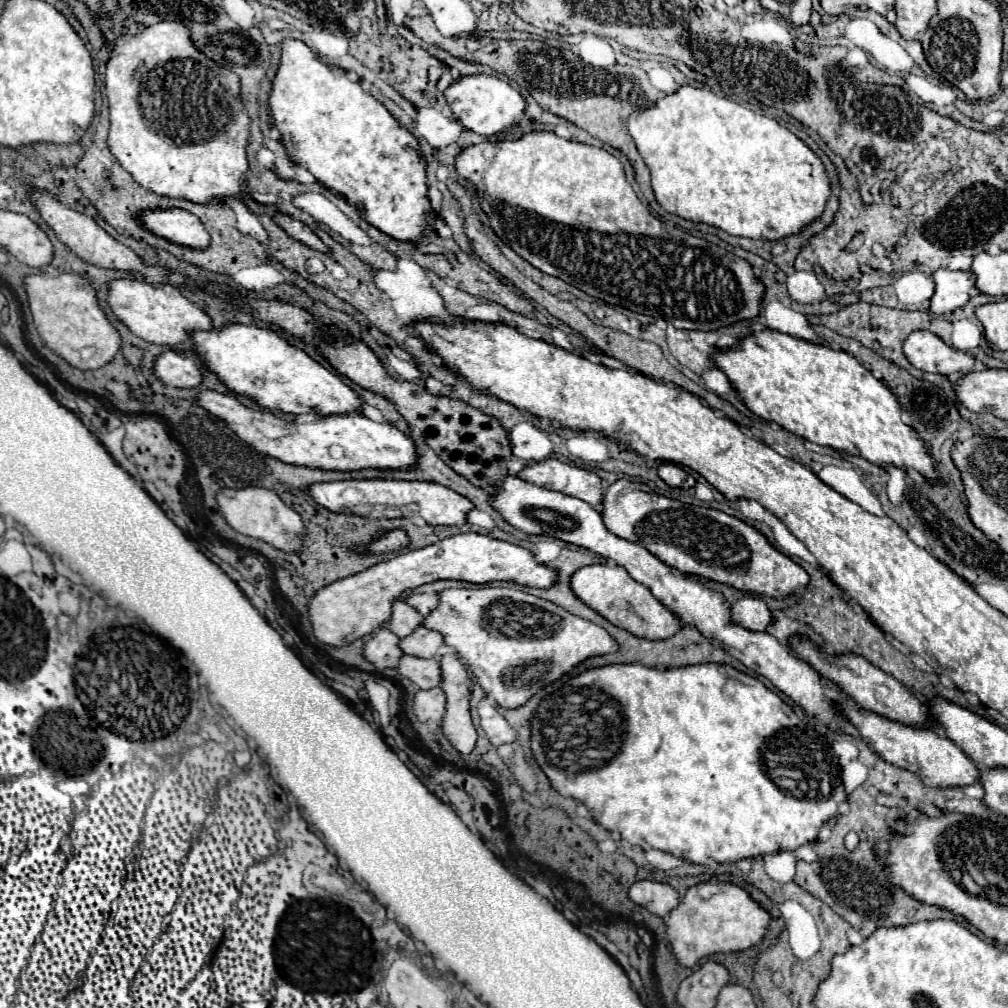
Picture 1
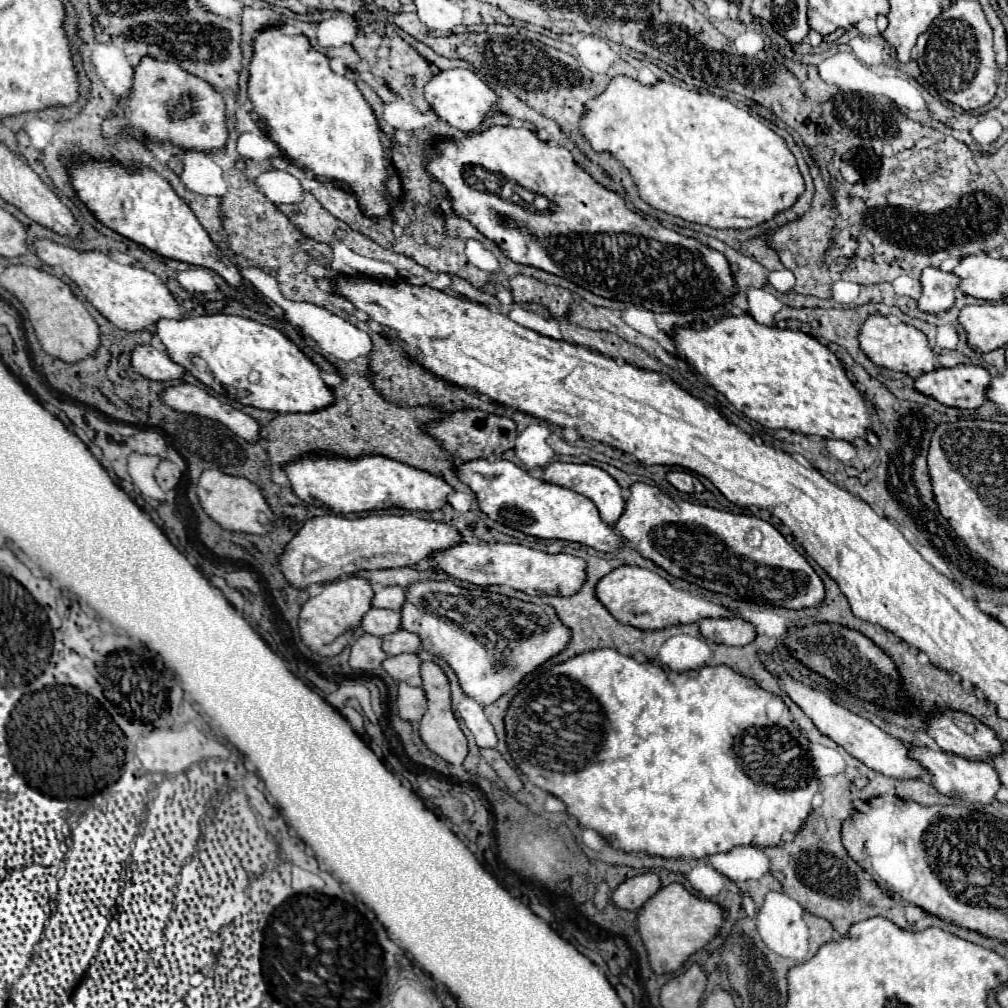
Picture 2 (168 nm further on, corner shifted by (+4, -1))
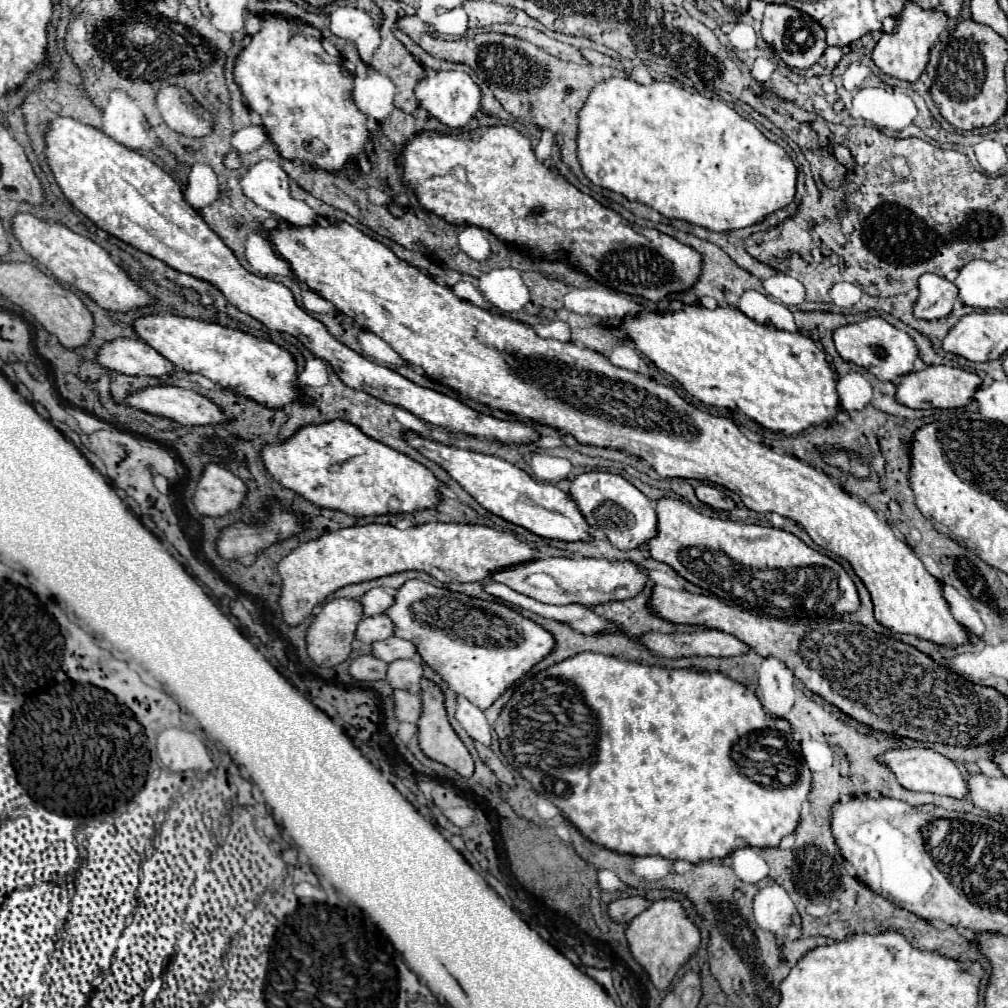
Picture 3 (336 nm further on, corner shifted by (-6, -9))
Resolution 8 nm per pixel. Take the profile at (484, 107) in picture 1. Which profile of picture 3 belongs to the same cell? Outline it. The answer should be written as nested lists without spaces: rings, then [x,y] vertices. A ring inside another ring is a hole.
[[[440,70],[440,72],[428,72],[414,88],[418,104],[436,120],[450,128],[462,128],[470,118],[474,118],[480,112],[480,88],[478,84],[466,74],[466,72],[454,72],[454,70]]]

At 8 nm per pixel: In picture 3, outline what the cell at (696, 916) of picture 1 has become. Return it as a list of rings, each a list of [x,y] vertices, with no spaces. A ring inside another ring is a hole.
[[[656,900],[628,924],[626,940],[634,960],[648,972],[652,984],[658,990],[666,990],[678,968],[696,952],[700,944],[700,932],[688,920],[684,908],[676,900]]]

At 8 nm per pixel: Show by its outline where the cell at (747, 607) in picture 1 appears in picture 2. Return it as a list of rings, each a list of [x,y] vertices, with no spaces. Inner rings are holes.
[[[744,616],[706,618],[700,622],[702,636],[728,646],[746,646],[756,638],[756,626]]]

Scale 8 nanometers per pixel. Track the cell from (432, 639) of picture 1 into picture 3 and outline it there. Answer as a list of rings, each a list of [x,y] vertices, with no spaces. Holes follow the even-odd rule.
[[[390,636],[390,640],[380,640],[372,644],[372,654],[384,662],[394,662],[400,658],[412,658],[416,654],[416,646],[408,640]]]

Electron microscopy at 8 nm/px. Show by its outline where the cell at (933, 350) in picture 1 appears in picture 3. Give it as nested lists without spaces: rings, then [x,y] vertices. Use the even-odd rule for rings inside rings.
[[[868,316],[862,322],[838,326],[832,332],[832,340],[834,340],[836,352],[840,354],[840,358],[844,362],[864,368],[866,372],[874,374],[878,380],[898,382],[904,374],[914,370],[914,360],[918,358],[918,348],[914,344],[914,340],[906,332],[890,326],[880,316]]]

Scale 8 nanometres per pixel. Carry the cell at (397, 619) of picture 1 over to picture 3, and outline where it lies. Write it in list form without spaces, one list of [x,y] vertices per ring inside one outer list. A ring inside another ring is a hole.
[[[386,614],[380,616],[370,616],[362,618],[356,628],[356,638],[362,640],[364,644],[372,644],[376,640],[386,640],[394,634],[394,624]]]

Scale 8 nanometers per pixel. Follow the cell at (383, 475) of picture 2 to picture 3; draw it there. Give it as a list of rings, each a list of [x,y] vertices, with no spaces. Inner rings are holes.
[[[330,420],[322,424],[302,426],[294,436],[280,444],[268,444],[262,448],[262,460],[266,470],[276,482],[298,492],[312,504],[322,508],[342,510],[352,516],[380,516],[394,512],[414,512],[422,508],[432,508],[438,504],[438,488],[442,482],[422,464],[410,456],[366,436],[358,426],[346,420]]]

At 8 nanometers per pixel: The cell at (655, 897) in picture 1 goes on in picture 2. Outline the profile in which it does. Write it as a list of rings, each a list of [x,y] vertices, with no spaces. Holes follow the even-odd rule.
[[[654,872],[634,876],[616,888],[616,892],[612,894],[612,902],[624,910],[640,910],[660,888],[662,882]]]

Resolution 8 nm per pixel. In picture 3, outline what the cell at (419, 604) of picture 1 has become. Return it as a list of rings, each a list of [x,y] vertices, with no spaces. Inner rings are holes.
[[[372,588],[364,596],[360,596],[358,602],[362,606],[364,616],[374,616],[374,614],[384,614],[386,608],[394,602],[394,596],[386,588]]]

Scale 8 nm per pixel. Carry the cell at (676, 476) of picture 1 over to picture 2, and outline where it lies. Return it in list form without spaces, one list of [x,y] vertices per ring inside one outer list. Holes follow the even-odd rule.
[[[680,470],[680,472],[668,472],[666,474],[666,480],[674,486],[674,488],[678,488],[680,492],[702,492],[704,490],[704,486],[700,484],[700,480],[698,480],[698,476],[694,476],[694,474],[690,474],[690,472],[684,472],[684,470]]]

